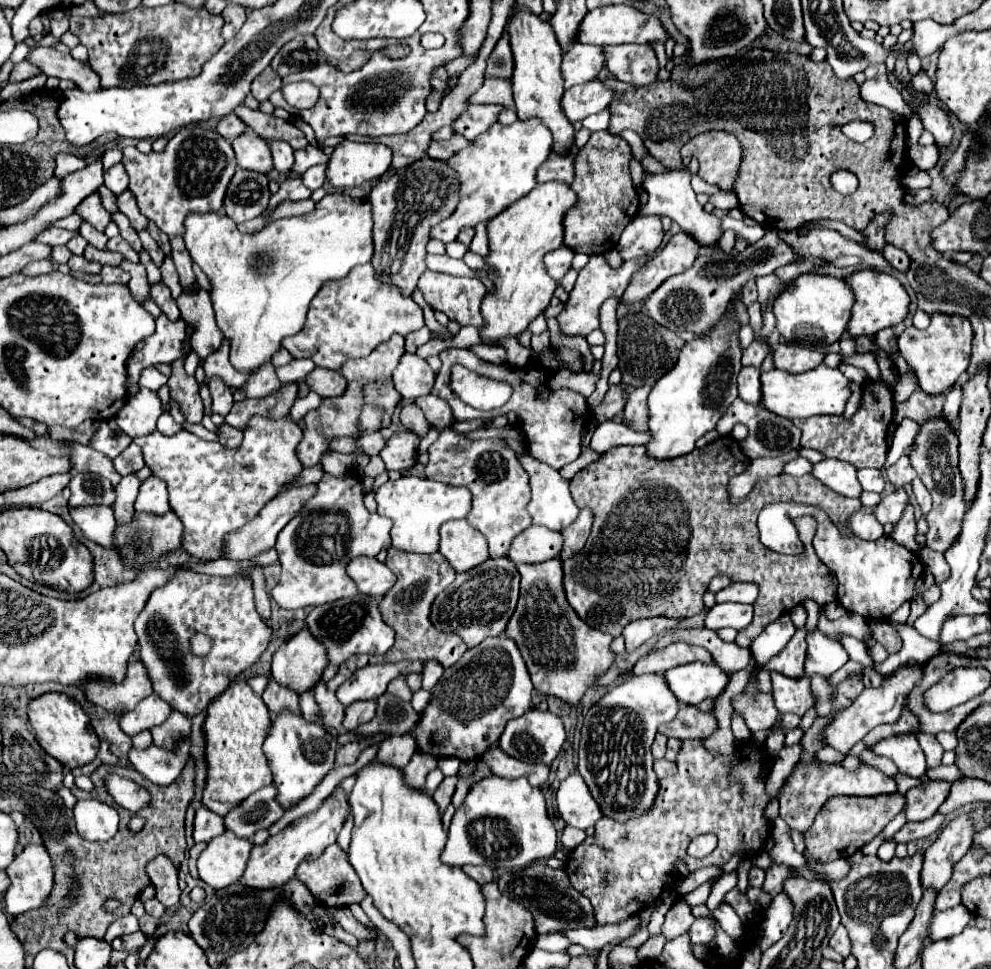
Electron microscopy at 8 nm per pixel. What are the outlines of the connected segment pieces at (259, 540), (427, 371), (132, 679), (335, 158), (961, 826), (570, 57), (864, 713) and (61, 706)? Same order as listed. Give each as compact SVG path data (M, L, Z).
M306 484L306 486L296 486L290 488L286 492L282 492L280 496L272 498L272 502L266 502L264 510L260 510L260 514L248 522L248 526L242 526L240 530L236 530L236 534L228 534L228 546L224 550L228 550L228 558L234 560L244 560L244 558L252 558L268 548L272 548L276 544L276 536L278 532L296 516L300 514L304 502L308 502L312 496L316 494L316 484Z
M404 354L392 374L394 388L402 394L402 398L418 398L424 394L430 394L434 372L428 366L428 362L416 354Z
M132 662L128 666L128 674L124 682L110 684L106 680L92 680L84 684L84 692L92 702L96 702L98 706L104 706L106 710L128 712L128 710L134 710L134 706L142 698L150 696L154 690L148 680L144 664Z
M340 142L326 166L326 178L334 188L356 188L380 180L392 162L392 152L376 142Z
M960 814L944 826L936 842L926 850L920 872L924 890L940 892L944 888L944 884L950 880L952 866L970 850L972 834L970 814Z
M576 44L568 54L562 58L562 76L564 76L564 88L570 88L574 84L584 84L588 80L594 80L604 66L602 48L594 44Z
M906 666L902 670L898 670L888 682L884 682L884 686L872 690L872 688L866 688L852 706L848 706L848 710L836 714L836 718L824 728L822 732L822 744L824 746L830 746L842 754L846 754L850 750L850 746L854 746L858 740L862 740L872 728L880 726L880 724L892 724L900 718L902 714L902 706L904 706L904 700L906 696L910 694L910 690L920 682L924 674L924 668L922 666Z
M46 692L42 696L36 696L28 702L28 722L34 730L34 736L38 744L48 752L52 758L64 762L68 768L84 766L92 762L96 756L96 750L100 746L98 736L90 724L90 718L86 716L84 708L74 702L68 694L62 692Z

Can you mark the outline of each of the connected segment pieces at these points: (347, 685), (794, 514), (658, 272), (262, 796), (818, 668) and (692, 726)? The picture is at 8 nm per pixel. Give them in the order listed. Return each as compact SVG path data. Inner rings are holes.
M396 662L396 664L372 664L366 668L360 668L350 680L346 680L338 690L338 700L348 706L356 700L376 700L386 692L386 686L398 678L406 676L410 672L420 672L420 662Z
M800 502L766 504L758 516L760 542L766 548L780 554L800 554L802 542L794 526L794 520L810 512L810 508L804 506L812 506L812 504L800 504Z
M678 232L670 238L670 242L658 250L648 264L644 264L636 274L632 274L628 288L624 290L620 302L634 304L638 300L646 300L664 280L674 274L680 274L692 266L700 244L692 240L688 234Z
M272 784L264 786L264 790L254 792L224 818L226 828L234 832L238 838L250 840L258 830L272 826L276 822L276 812L278 818L284 814L280 806L276 806L274 796L276 790L272 790Z
M820 632L808 634L808 654L806 654L806 674L814 676L832 676L848 662L848 654L842 644L832 642Z
M680 706L678 714L674 716L672 722L660 726L660 734L664 736L674 736L674 738L708 738L718 730L718 720L714 718L712 712L702 712L696 706Z

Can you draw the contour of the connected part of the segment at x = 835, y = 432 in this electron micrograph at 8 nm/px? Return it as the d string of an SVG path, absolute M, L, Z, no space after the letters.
M876 380L870 386L864 386L860 410L850 418L844 420L842 416L812 416L806 420L794 420L794 424L802 430L802 448L814 448L826 454L828 458L846 460L858 468L884 468L888 444L886 444L886 430L892 424L894 400L892 392L884 384L884 380Z

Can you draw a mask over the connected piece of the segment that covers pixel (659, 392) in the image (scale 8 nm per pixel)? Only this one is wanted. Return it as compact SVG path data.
M720 320L714 328L706 332L708 338L696 338L680 350L680 358L676 366L660 378L660 382L654 384L650 396L648 396L648 434L652 436L646 446L646 454L654 460L674 460L678 456L690 454L696 446L696 440L704 436L706 432L716 428L716 422L724 414L724 410L734 402L738 396L736 376L740 372L740 346L738 346L738 324L736 322L724 322Z

